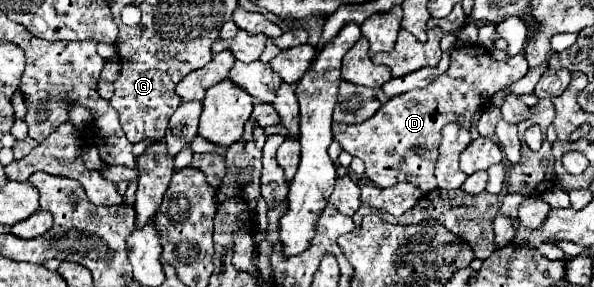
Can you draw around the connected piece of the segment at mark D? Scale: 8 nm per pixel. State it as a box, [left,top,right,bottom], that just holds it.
[332,46,528,194]

